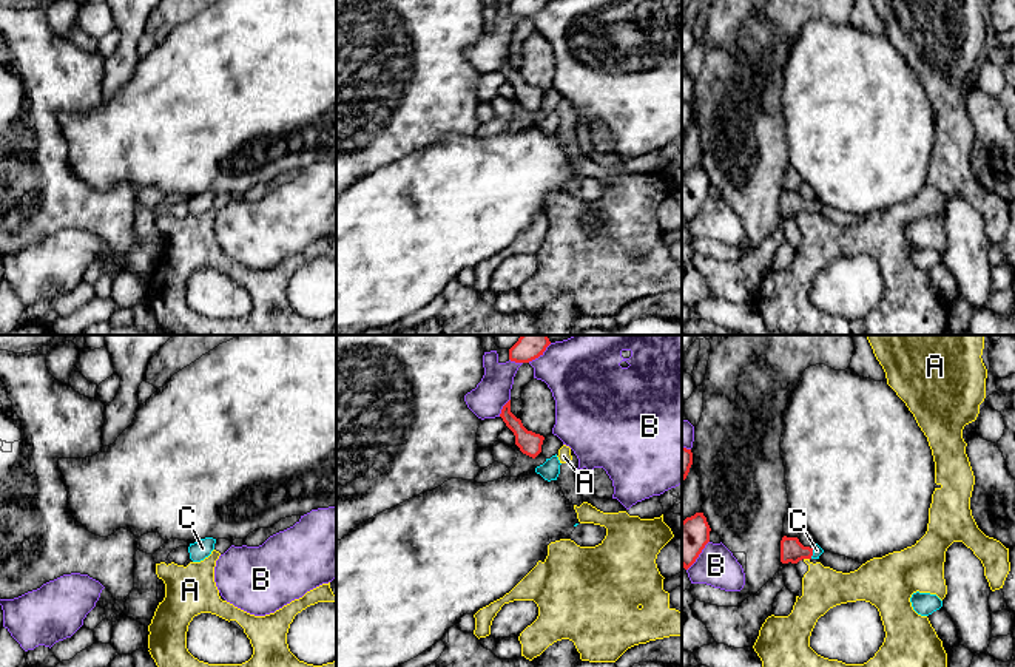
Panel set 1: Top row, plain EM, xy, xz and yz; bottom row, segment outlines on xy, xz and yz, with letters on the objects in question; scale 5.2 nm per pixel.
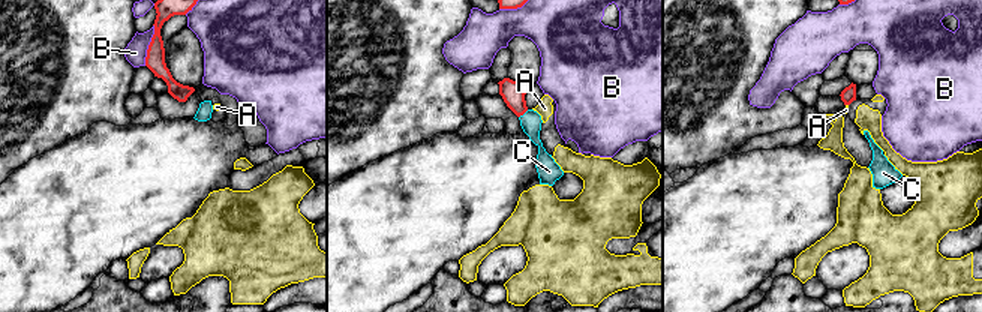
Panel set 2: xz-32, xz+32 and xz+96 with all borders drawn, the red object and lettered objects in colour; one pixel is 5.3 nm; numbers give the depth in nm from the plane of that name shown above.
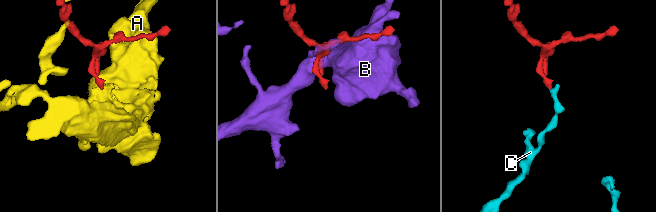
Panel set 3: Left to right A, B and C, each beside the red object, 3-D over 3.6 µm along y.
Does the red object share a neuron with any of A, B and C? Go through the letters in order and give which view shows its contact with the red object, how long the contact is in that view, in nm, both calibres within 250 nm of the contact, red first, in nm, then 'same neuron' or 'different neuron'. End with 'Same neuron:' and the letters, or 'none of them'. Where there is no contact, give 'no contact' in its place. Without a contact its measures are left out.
A: yz | 30 nm | 120/220 nm | different neuron
B: xz | 110 nm | 120/180 nm | different neuron
C: yz | 60 nm | 120/50 nm | same neuron
Same neuron: C

